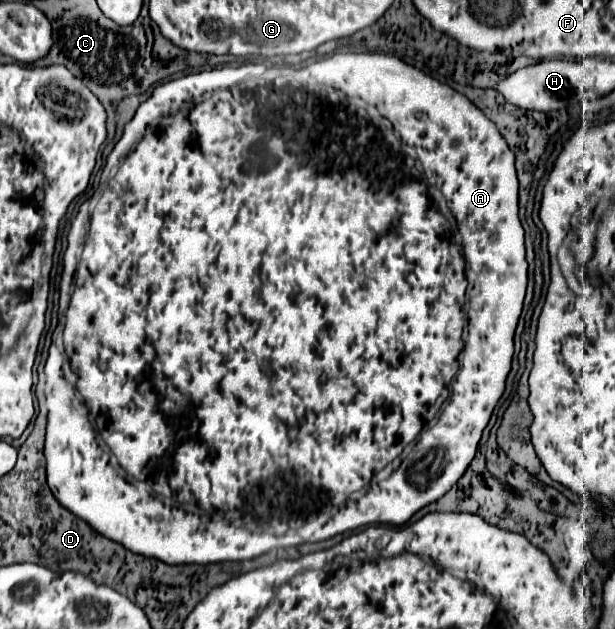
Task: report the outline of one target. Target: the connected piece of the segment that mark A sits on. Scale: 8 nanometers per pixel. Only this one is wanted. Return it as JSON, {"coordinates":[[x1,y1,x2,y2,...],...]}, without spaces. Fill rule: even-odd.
{"coordinates":[[339,52,339,54,333,54,333,56,331,56,331,58,329,58,329,60,321,60,321,62,315,62,315,64,311,64,311,66,305,66,305,68,299,68,299,70,295,70,295,68,291,68,291,66,285,66,285,68,265,68,265,64,243,64,243,66,237,66,237,68,231,68,231,66,227,66,227,68,213,68,213,69,211,69,211,70,207,70,207,72,199,72,199,73,196,73,196,74,188,74,188,75,185,75,185,76,182,76,182,77,180,77,180,78,177,78,177,79,174,79,174,80,171,80,171,81,168,81,168,82,167,82,167,84,161,84,161,86,157,86,157,88,155,88,155,90,153,90,153,94,151,94,151,98,149,98,149,100,147,100,147,102,143,102,143,104,141,104,141,106,139,106,139,108,137,108,137,112,135,112,135,116,133,116,133,118,131,118,131,122,129,122,129,124,127,124,127,126,125,126,125,130,123,130,123,136,121,136,121,140,119,140,119,142,117,142,117,144,115,144,115,148,113,148,113,152,111,152,111,153,110,153,110,154,109,154,109,155,108,155,108,157,107,157,107,160,106,160,106,164,105,164,105,166,104,166,104,168,103,168,103,170,102,170,102,174,101,174,101,180,100,180,100,182,101,182,101,185,102,185,102,186,107,186,107,188,105,188,105,192,103,192,103,196,101,196,101,200,99,200,99,204,97,204,97,206,95,206,95,210,93,210,93,214,91,214,91,224,89,224,89,230,87,230,87,234,85,234,85,248,83,248,83,244,79,244,79,246,77,246,77,248,75,248,75,252,73,252,73,254,67,254,67,249,66,249,66,251,65,251,65,253,64,253,64,256,63,256,63,265,64,265,64,270,63,270,63,274,62,274,62,278,61,278,61,282,60,282,60,287,59,287,59,291,60,291,60,298,59,298,59,311,58,311,58,318,59,318,59,319,60,319,60,320,59,320,59,321,65,321,65,319,66,319,66,318,65,318,65,313,66,313,66,311,67,311,67,324,65,324,65,330,63,330,63,342,65,342,65,354,67,354,67,358,69,358,69,364,71,364,71,370,73,370,73,372,75,372,75,374,77,374,77,384,75,384,75,386,73,386,73,384,69,384,69,382,67,382,67,380,65,380,65,376,63,376,63,370,61,370,61,366,63,366,63,358,59,358,59,350,57,350,57,346,51,346,51,348,49,348,49,358,47,358,47,362,45,362,45,370,43,370,43,372,45,372,45,378,47,378,47,388,45,388,45,398,47,398,47,410,49,410,49,412,47,412,47,434,45,434,45,460,47,460,47,466,45,466,45,472,47,472,47,486,49,486,49,488,51,488,51,492,53,492,53,494,55,494,55,498,57,498,57,500,59,500,59,504,61,504,61,506,65,506,65,508,67,508,67,510,69,510,69,512,73,512,73,514,77,514,77,516,79,516,79,518,81,518,81,520,85,520,85,522,87,522,87,524,89,524,89,526,91,526,91,528,93,528,93,530,97,530,97,532,99,532,99,534,103,534,103,536,105,536,105,538,111,538,111,540,115,540,115,542,117,542,117,544,121,544,121,546,125,546,125,548,127,548,127,550,131,550,131,552,135,552,135,554,141,554,141,556,147,556,147,558,159,558,159,560,161,560,161,562,165,562,165,564,215,564,215,562,233,562,233,560,253,560,253,558,257,558,257,556,261,556,261,554,265,554,265,552,269,552,269,550,273,550,273,548,283,548,283,546,289,546,289,544,291,544,291,542,293,542,293,544,301,544,301,542,319,542,319,540,327,540,327,538,331,538,331,536,337,536,337,534,343,534,343,532,347,532,347,530,357,530,357,528,361,528,361,526,367,526,367,524,395,524,395,526,401,526,401,524,405,524,405,522,407,522,407,520,409,520,409,518,411,518,411,516,413,516,413,514,415,514,415,512,417,512,417,510,419,510,419,508,423,508,423,506,427,506,427,504,431,504,431,502,435,502,435,500,439,500,439,498,441,498,441,496,443,496,443,494,445,494,445,492,449,492,449,490,451,490,451,488,453,488,453,486,455,486,455,484,457,484,457,480,459,480,459,478,461,478,461,476,463,476,463,472,465,472,465,470,467,470,467,466,469,466,469,462,471,462,471,460,473,460,473,458,475,458,475,452,477,452,477,444,479,444,479,438,481,438,481,432,483,432,483,428,485,428,485,426,487,426,487,422,489,422,489,418,491,418,491,414,493,414,493,408,495,408,495,404,497,404,497,402,499,402,499,398,501,398,501,394,503,394,503,390,505,390,505,378,507,378,507,374,509,374,509,370,511,370,511,358,513,358,513,334,515,334,515,326,517,326,517,322,519,322,519,316,521,316,521,310,523,310,523,298,525,298,525,290,527,290,527,260,525,260,525,246,523,246,523,226,521,226,521,222,519,222,519,216,517,216,517,210,519,210,519,204,517,204,517,174,515,174,515,164,513,164,513,162,515,162,515,158,513,158,513,152,511,152,511,150,509,150,509,146,507,146,507,142,505,142,505,140,503,140,503,136,501,136,501,134,499,134,499,130,497,130,497,126,495,126,495,124,493,124,493,122,491,122,491,120,489,120,489,118,485,118,485,116,483,116,483,112,481,112,481,110,479,110,479,108,477,108,477,106,475,106,475,104,471,104,471,102,469,102,469,100,467,100,467,98,465,98,465,96,463,96,463,94,459,94,459,92,457,92,457,90,453,90,453,88,449,88,449,86,447,86,447,84,441,84,441,82,439,82,439,80,435,80,435,78,431,78,431,76,427,76,427,74,423,74,423,72,421,72,421,70,417,70,417,68,415,68,415,66,409,66,409,64,405,64,405,62,403,62,403,60,399,60,399,58,397,58,397,56,389,56,389,54,377,54,377,52,361,52,361,54,351,54,351,52,345,52,345,54,341,54,341,52],[427,182,429,182,429,184,435,184,435,186,437,186,437,188,439,188,439,190,441,190,441,192,443,192,443,196,445,196,445,200,447,200,447,208,449,208,449,210,451,210,451,212,453,212,453,216,455,216,455,220,457,220,457,224,459,224,459,232,461,232,461,236,463,236,463,254,465,254,465,258,467,258,467,268,471,268,471,270,475,270,475,272,477,272,477,280,475,280,475,288,473,288,473,296,471,296,471,306,469,306,469,312,467,312,467,316,469,316,469,328,467,328,467,344,465,344,465,350,464,350,464,348,463,348,463,340,461,340,461,332,463,332,463,326,465,326,465,323,466,323,466,320,467,320,467,317,466,317,466,314,465,314,465,312,464,312,464,309,463,309,463,305,464,305,464,298,465,298,465,291,466,291,466,288,467,288,467,276,465,276,465,258,463,258,463,256,461,256,461,252,459,252,459,246,457,246,457,242,455,242,455,238,453,238,453,230,451,230,451,226,449,226,449,222,447,222,447,224,445,224,445,222,443,222,443,218,445,218,445,216,443,216,443,214,441,214,441,212,439,212,439,206,437,206,437,202,435,202,435,200,433,200,433,196,431,196,431,194,429,194,429,188,427,188],[443,326,445,326,445,328,449,328,449,332,447,332,447,334,443,334],[145,340,147,340,147,342,149,342,149,344,151,344,151,348,153,348,153,350,151,350,151,356,143,356,143,354,141,354,141,346,143,346,143,344,145,344],[447,396,449,396,449,402,447,402,447,406,445,406,445,410,443,410,443,412,441,412,441,414,439,414,439,418,437,418,437,422,435,422,435,424,433,424,433,426,431,426,431,428,425,428,425,426,427,426,427,424,429,424,429,422,431,422,431,420,433,420,433,418,435,418,435,416,437,416,437,412,439,412,439,408,441,408,441,406,443,406,443,402,445,402,445,400,447,400],[89,418,91,418,91,424,93,424,93,426,95,426,95,430,97,430,97,434,99,434,99,438,101,438,101,440,103,440,103,442,105,442,105,444,107,444,107,446,109,446,109,450,111,450,111,452,113,452,113,454,115,454,115,458,117,458,117,462,119,462,119,466,121,466,121,468,123,468,123,470,125,470,125,474,127,474,127,476,131,476,131,478,133,478,133,480,139,480,139,482,147,482,147,484,149,484,149,488,147,488,147,486,133,486,133,482,131,482,131,478,123,478,123,476,119,476,119,472,117,472,117,470,113,470,113,468,111,468,111,464,109,464,109,454,105,454,105,452,103,452,103,450,101,450,101,448,99,448,99,444,97,444,97,442,95,442,95,430,93,430,93,428,91,428,91,424,89,424],[407,444,415,444,415,446,413,446,413,448,411,448,411,452,409,452,409,456,407,456,407,458,405,458,405,460,403,460,403,462,401,462,401,466,399,466,399,468,397,468,397,470,393,470,393,472,391,472,391,476,389,476,389,478,385,478,385,480,381,480,381,482,379,482,379,484,373,484,373,482,371,482,371,478,373,478,373,474,377,474,377,472,381,472,381,470,383,470,383,468,385,468,385,466,389,466,389,464,391,464,391,462,393,462,393,460,395,460,395,458,399,458,399,456,401,456,401,454,403,454,403,450,405,450,405,446,407,446],[363,488,367,488,367,492,365,492,365,494,363,494,363,496,361,496,361,500,359,500,359,498,353,498,353,500,351,500,351,496,353,496,353,494,355,494,355,492,361,492,361,490,363,490],[319,516,325,516,325,520,327,520,327,522,325,522,325,524,323,524,323,526,321,526,321,524,319,524,319,530,315,530,315,532,313,532,313,534,309,534,309,536,307,536,307,538,309,538,309,540,293,540,293,536,291,536,291,538,289,538,289,536,287,536,287,530,291,530,291,528,301,528,301,526,305,526,305,524,307,524,307,522,311,522,311,520,319,520]]}

